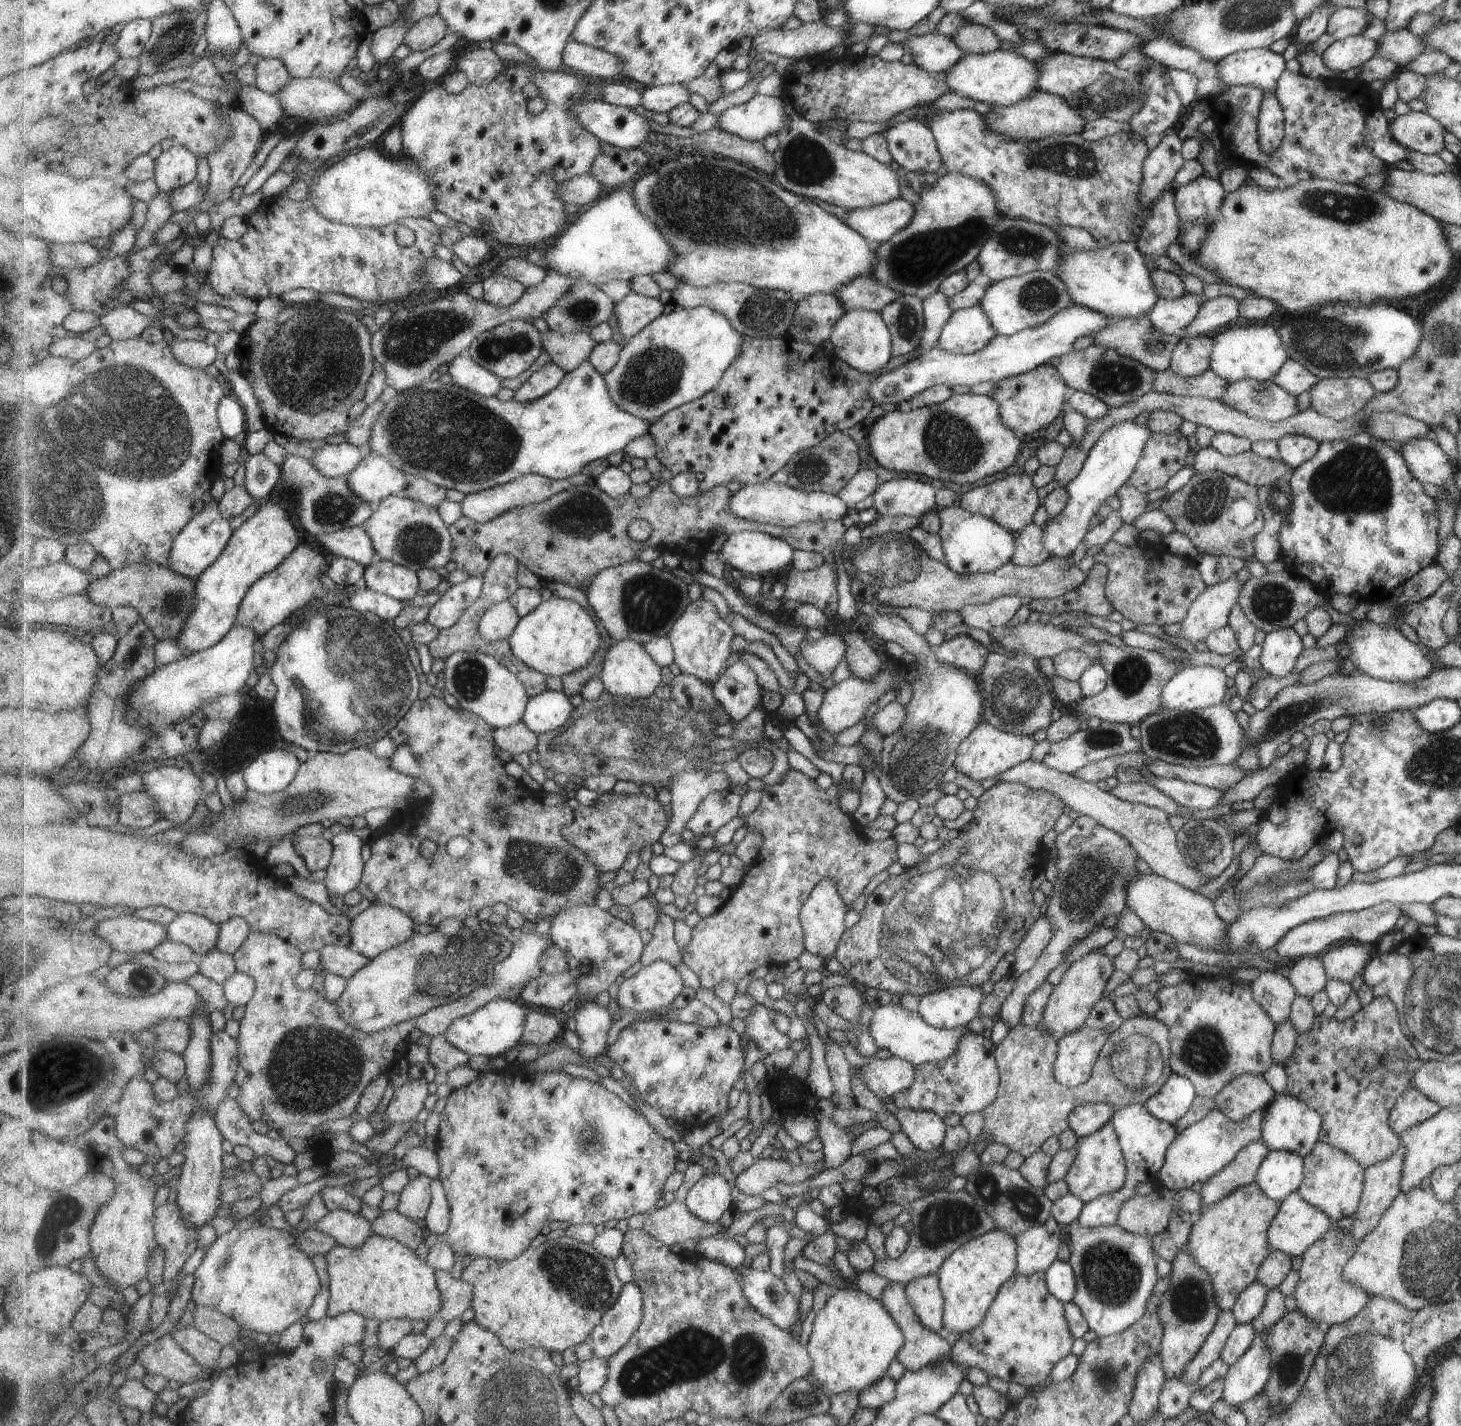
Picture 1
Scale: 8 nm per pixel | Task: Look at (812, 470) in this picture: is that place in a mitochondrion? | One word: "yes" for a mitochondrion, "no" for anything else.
yes

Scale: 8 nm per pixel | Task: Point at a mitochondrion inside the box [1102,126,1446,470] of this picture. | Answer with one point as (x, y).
(1326, 344)

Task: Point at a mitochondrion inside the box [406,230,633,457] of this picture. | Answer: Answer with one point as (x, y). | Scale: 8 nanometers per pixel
(492, 350)

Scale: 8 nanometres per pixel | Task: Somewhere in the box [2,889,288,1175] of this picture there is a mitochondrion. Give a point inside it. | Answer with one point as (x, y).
(50, 1075)

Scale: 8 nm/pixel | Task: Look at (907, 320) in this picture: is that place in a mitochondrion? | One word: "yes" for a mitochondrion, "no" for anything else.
yes

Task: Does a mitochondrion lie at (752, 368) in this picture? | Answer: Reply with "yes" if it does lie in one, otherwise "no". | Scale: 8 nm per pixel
no

